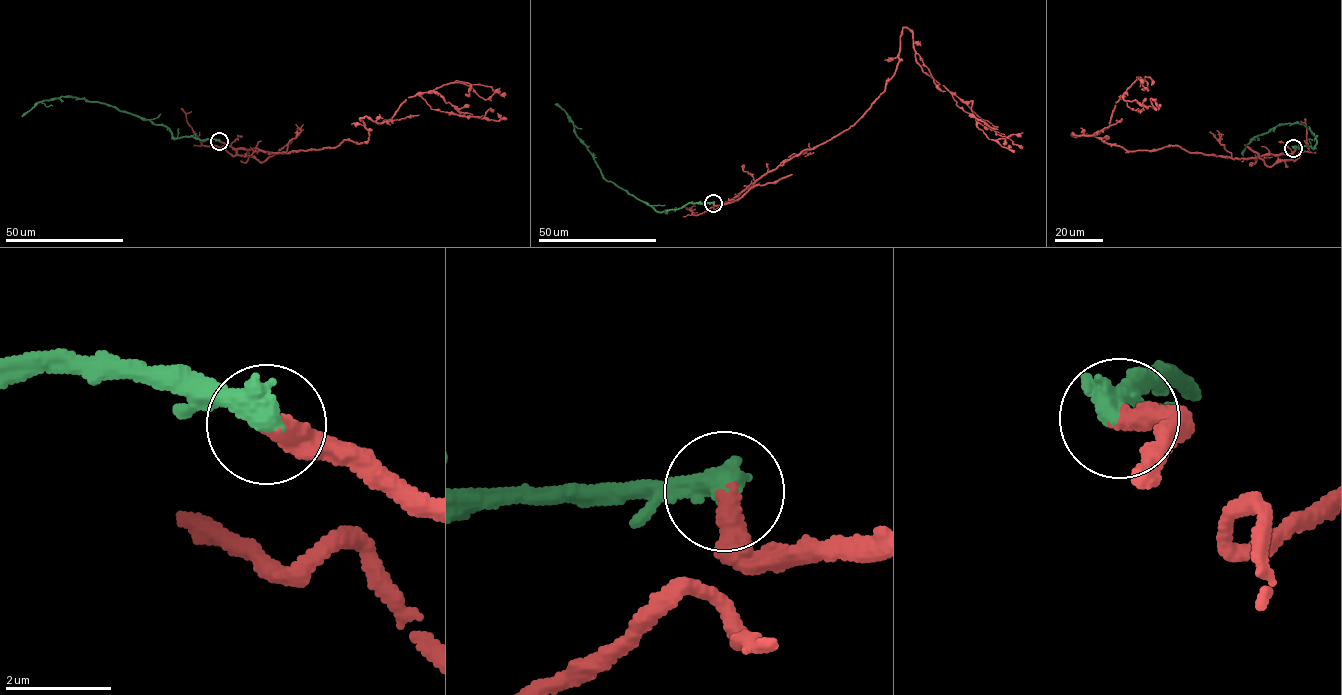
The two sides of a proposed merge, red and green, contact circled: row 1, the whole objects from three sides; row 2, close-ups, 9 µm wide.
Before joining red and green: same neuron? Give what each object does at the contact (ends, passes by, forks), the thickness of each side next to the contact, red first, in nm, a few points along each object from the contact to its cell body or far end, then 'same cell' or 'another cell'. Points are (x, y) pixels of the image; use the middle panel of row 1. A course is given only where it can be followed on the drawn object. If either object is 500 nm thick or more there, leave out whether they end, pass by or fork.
400/500 nm | red via (713, 203), (863, 116), (896, 70), (903, 27), (922, 70), (971, 101), (976, 125), (1008, 145) | green via (713, 203), (688, 203), (666, 214), (657, 212), (608, 181), (577, 135), (568, 114), (554, 104) | same cell

